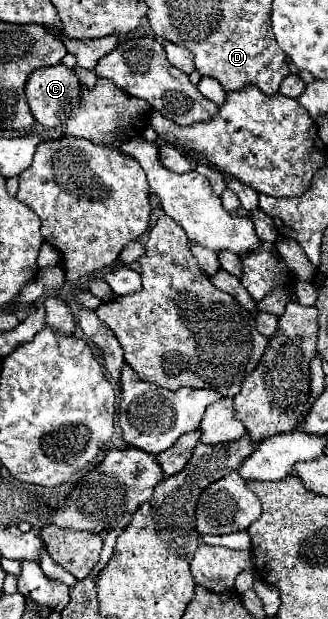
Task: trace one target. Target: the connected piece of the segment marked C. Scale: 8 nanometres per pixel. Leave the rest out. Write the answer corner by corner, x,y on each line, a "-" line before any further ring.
57,64
53,68
39,68
39,70
35,70
29,76
27,86
25,86
25,96
27,96
27,102
29,102
31,114
35,116
35,120
39,124
43,124
47,128
57,128
61,124
59,116
55,116
55,114
59,110
71,110
77,104
77,98
79,98
81,92
83,92
81,82
73,74
73,70
63,66
63,64

